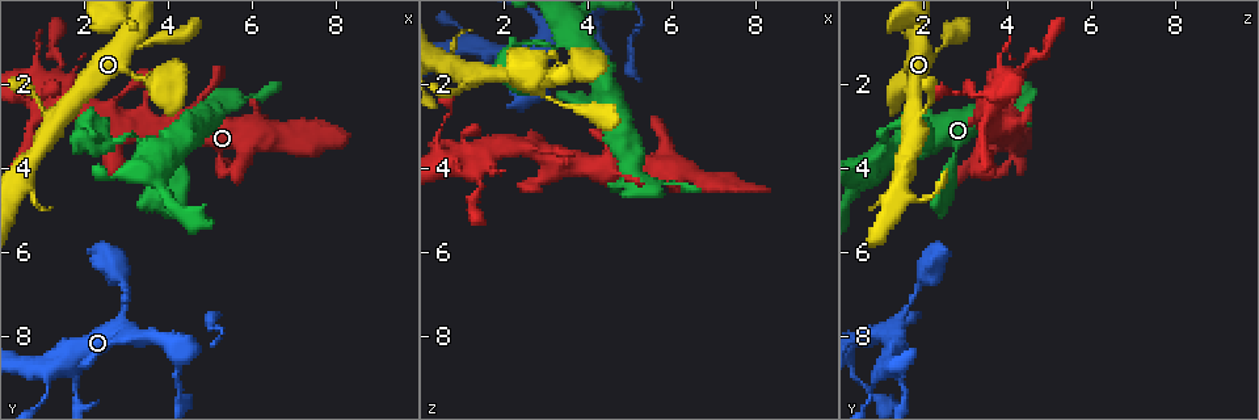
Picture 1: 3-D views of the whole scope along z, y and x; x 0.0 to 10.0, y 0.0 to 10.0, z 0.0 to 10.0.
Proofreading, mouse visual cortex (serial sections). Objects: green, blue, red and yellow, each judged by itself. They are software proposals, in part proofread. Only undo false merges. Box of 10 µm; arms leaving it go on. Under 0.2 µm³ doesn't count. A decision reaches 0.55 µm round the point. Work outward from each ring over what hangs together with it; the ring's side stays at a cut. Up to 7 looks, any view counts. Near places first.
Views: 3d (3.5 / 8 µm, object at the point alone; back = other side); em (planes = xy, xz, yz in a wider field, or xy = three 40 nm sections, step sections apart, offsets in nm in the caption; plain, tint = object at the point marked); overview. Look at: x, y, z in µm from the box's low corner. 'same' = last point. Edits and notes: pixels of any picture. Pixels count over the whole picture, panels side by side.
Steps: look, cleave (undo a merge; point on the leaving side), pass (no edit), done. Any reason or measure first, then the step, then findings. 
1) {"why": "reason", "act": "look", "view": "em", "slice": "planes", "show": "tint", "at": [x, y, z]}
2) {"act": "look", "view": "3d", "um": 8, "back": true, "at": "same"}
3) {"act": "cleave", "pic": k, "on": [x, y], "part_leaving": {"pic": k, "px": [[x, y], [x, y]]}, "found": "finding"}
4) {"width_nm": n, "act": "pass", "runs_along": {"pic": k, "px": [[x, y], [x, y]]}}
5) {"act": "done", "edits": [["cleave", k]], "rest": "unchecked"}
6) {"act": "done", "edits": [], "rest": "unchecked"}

{"why": "a narrow waist", "act": "look", "view": "3d", "um": 3.5, "back": true, "at": [3.00, 7.25, 1.60]}

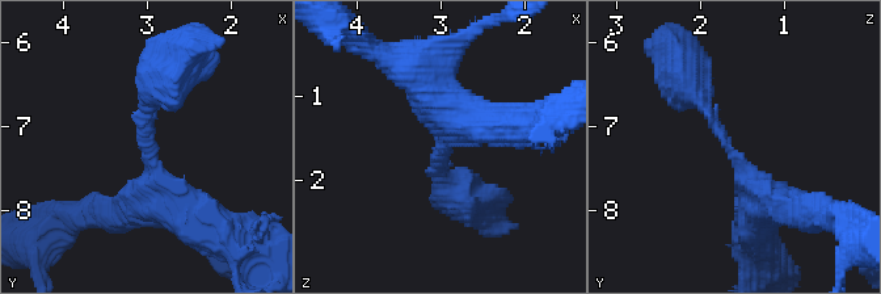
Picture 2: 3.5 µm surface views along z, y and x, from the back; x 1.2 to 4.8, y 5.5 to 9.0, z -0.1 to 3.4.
{"arm_widths_nm": [250, 450], "act": "look", "view": "em", "slice": "planes", "show": "tint", "at": [3.00, 7.30, 1.65]}

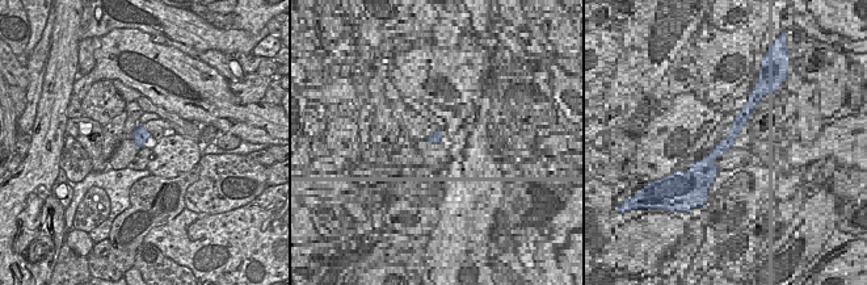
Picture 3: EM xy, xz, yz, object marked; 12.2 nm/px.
{"act": "pass", "runs_along": {"pic": 2, "px": [[759, 213], [749, 176], [685, 76]]}, "found": "one cell here"}

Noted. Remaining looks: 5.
{"why": "thin neck", "act": "look", "view": "3d", "um": 8, "at": [4.25, 9.20, 0.70]}

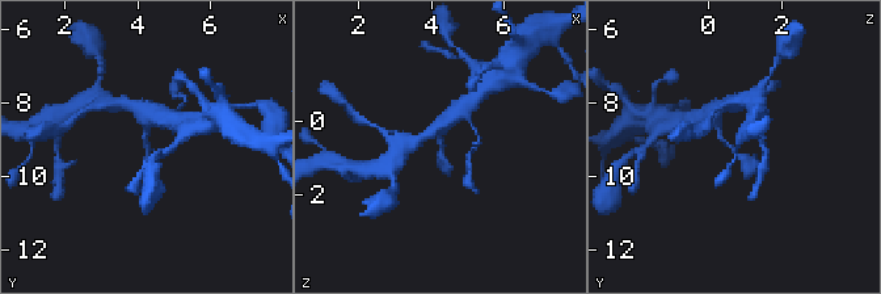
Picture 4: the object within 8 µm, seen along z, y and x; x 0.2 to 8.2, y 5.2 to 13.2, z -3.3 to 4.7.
{"act": "look", "view": "3d", "um": 3.5, "at": "same"}

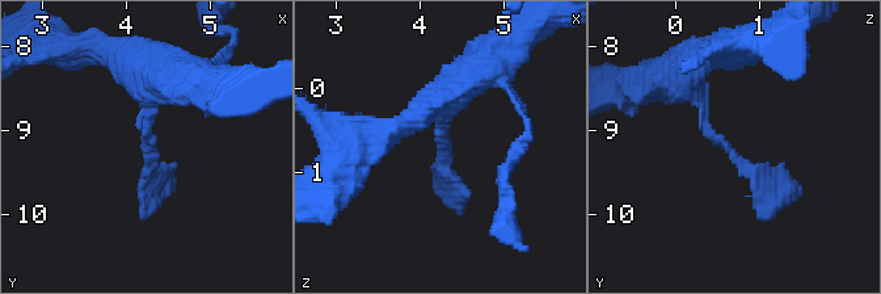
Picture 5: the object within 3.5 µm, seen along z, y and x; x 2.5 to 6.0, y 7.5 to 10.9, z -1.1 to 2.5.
{"act": "look", "view": "em", "slice": "xy", "step": 3, "show": "tint", "at": [4.30, 9.25, 0.70]}

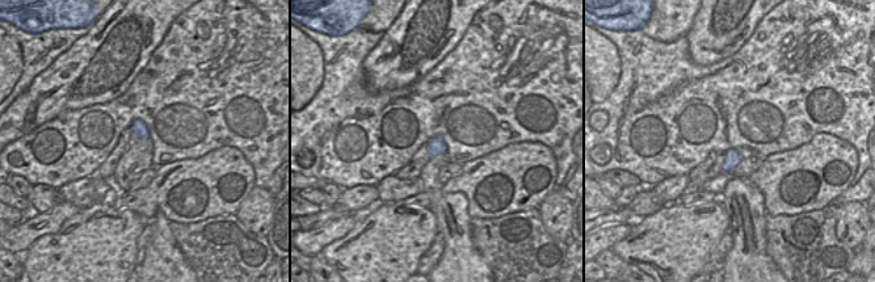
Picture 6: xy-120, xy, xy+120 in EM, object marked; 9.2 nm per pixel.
{"act": "pass", "runs_along": {"pic": 5, "px": [[687, 78], [720, 142], [797, 190]]}, "found": "one cell here"}

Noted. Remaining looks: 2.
{"why": "thick turns thin", "act": "look", "view": "3d", "um": 3.5, "at": [3.05, 3.20, 1.10]}

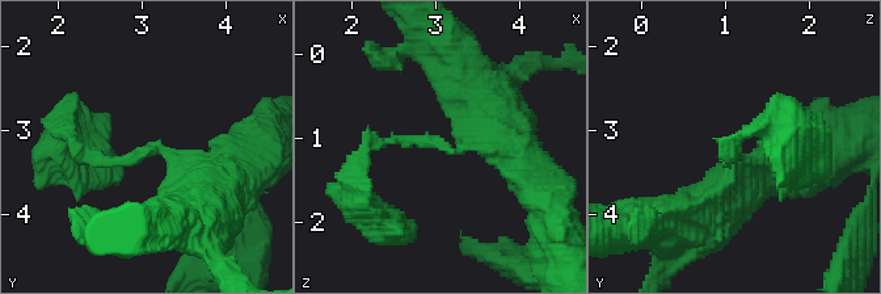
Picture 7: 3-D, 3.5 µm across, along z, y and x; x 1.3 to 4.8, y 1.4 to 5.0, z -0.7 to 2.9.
{"arm_widths_nm": [150, 450], "why": "now the EM", "act": "look", "view": "em", "slice": "xy", "step": 2, "show": "tint", "at": [3.10, 3.25, 1.10]}

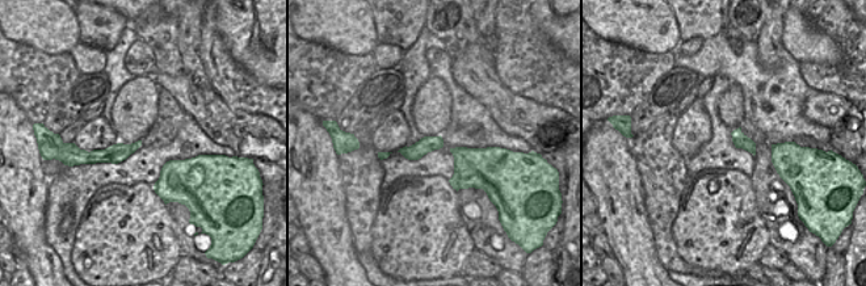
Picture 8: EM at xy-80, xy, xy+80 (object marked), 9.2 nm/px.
{"act": "pass", "runs_along": {"pic": 8, "px": [[134, 146], [116, 154], [87, 159]]}, "found": "all the same cell"}

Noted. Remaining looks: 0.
{"act": "done", "edits": [], "rest": "unchecked"}

